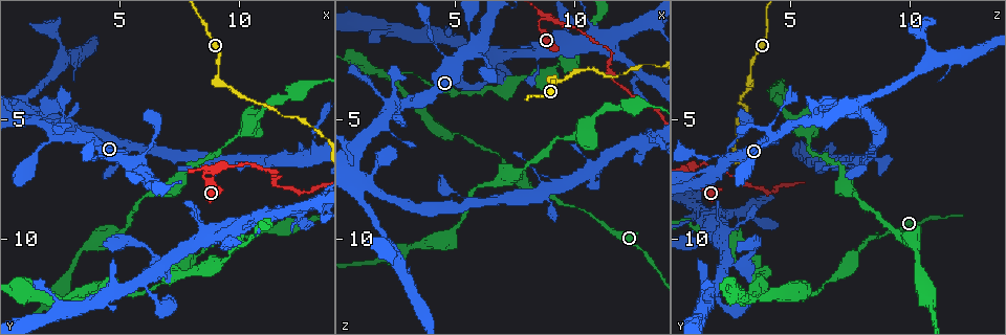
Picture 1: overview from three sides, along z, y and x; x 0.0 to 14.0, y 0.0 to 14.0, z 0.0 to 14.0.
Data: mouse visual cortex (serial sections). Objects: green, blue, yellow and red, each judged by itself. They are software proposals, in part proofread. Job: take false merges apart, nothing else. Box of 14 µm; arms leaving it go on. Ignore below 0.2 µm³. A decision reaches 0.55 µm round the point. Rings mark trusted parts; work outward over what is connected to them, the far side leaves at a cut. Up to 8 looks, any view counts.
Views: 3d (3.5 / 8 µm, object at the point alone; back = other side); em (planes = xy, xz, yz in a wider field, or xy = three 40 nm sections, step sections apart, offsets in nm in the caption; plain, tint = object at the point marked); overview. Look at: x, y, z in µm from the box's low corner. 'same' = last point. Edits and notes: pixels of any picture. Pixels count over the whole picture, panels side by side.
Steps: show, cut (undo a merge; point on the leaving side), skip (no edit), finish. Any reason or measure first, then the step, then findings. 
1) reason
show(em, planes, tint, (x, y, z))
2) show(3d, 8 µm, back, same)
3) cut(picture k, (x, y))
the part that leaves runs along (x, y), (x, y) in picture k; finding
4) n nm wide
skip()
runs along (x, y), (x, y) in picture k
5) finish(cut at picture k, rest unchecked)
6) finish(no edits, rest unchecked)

show(3d, 8 µm, (9.6, 10.3, 2.5))

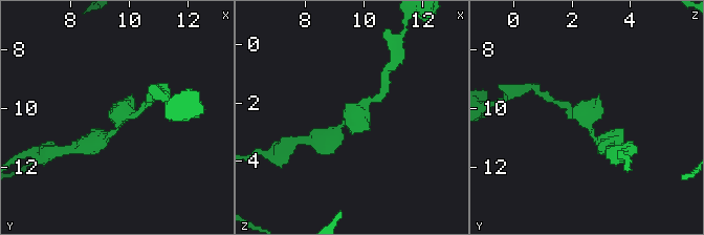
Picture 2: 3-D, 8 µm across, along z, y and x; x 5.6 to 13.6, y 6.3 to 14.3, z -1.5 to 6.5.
zoom in
show(3d, 3.5 µm, (9.6, 10.4, 2.5))

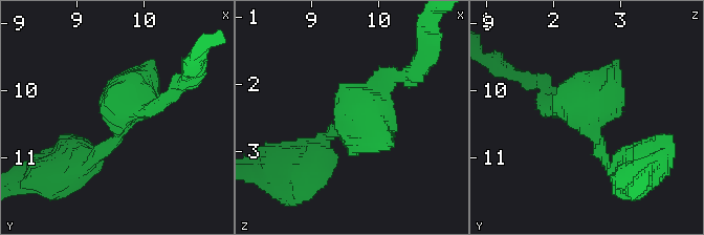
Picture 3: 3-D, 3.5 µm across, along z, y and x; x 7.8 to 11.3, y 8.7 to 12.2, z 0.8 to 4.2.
skip()
all the same cell

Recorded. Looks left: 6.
thin arm on a thick one
show(3d, 8 µm, (2.6, 5.6, 4.4))

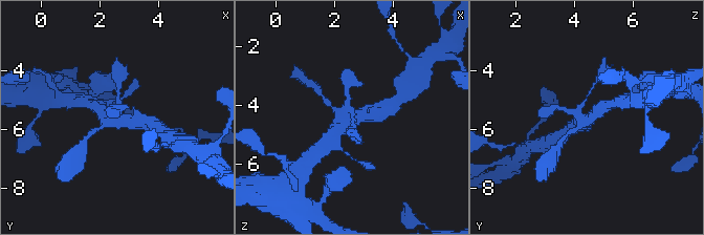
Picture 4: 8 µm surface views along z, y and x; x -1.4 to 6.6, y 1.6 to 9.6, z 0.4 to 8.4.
zoom in
show(3d, 3.5 µm, (2.6, 5.7, 4.5))

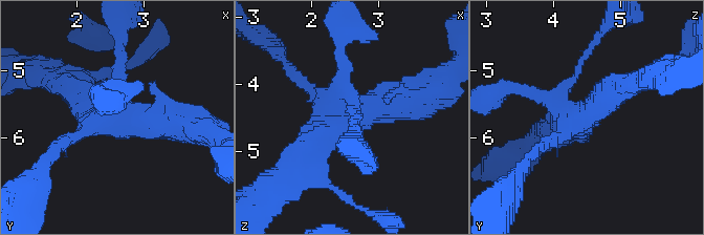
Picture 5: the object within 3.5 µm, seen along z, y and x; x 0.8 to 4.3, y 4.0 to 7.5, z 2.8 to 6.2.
shape alone is not enough
show(em, xy, step 2, tint, (2.50, 5.70, 4.45))

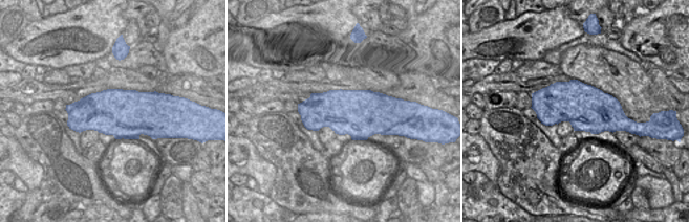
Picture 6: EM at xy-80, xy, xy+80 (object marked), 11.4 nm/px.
skip()
one cell here

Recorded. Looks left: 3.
sudden change in width
show(3d, 3.5 µm, (0.9, 4.7, 7.4))

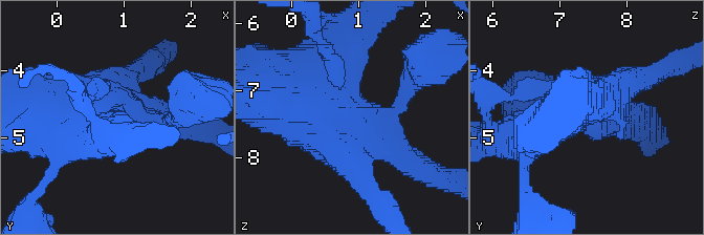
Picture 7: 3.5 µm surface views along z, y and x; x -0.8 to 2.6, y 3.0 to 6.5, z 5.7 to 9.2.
show(em, planes, tint, same)

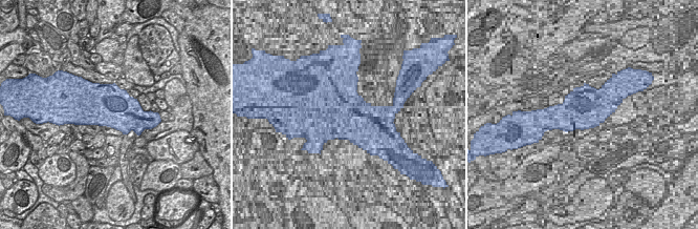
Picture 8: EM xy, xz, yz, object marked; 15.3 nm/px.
skip()
runs along (334, 43), (325, 91), (393, 148) in picture 7; continuous, no second cell

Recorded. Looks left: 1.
finish(no edits, rest unchecked)

